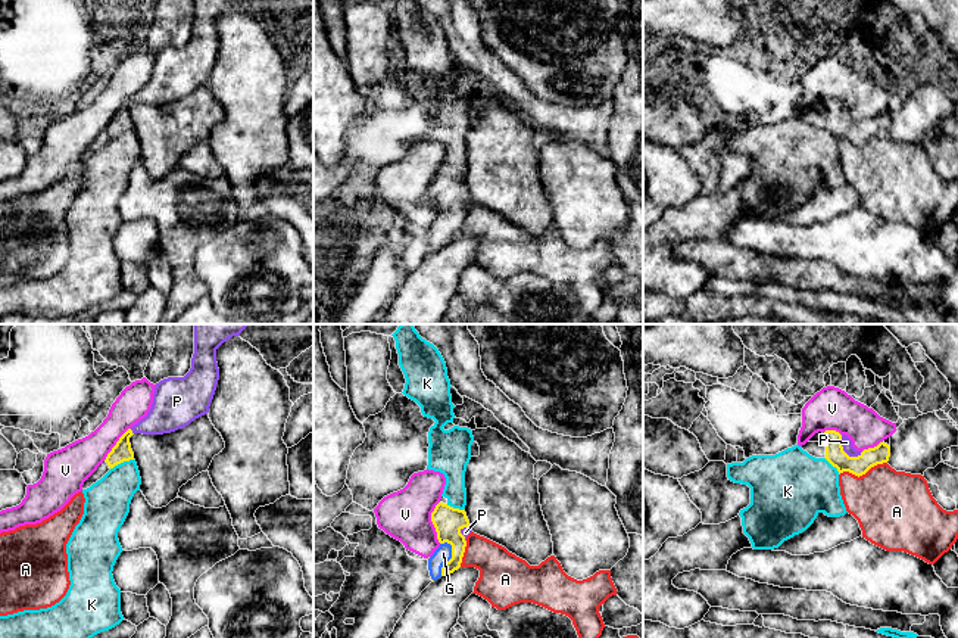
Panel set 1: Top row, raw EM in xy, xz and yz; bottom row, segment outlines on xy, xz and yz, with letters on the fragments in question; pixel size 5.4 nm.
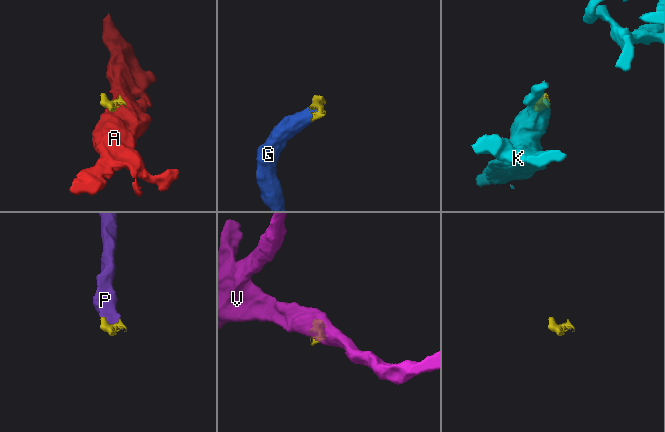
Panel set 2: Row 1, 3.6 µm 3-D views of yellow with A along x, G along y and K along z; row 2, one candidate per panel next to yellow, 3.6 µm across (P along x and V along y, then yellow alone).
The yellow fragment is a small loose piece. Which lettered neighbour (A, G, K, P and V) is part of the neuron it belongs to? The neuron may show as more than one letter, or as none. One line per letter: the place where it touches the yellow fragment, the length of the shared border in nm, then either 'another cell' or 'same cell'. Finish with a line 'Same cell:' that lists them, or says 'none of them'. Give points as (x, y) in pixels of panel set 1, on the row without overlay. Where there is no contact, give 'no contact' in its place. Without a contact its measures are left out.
A: meets yellow in yz at (863, 143); contact 260 nm long; another cell
G: meets yellow in xz at (451, 229); contact 190 nm long; same cell
K: meets yellow in xy at (121, 131); contact 140 nm long; another cell
P: meets yellow in yz at (843, 121); contact 160 nm long; same cell
V: meets yellow in xz at (431, 190); contact 240 nm long; another cell
Same cell: G, P

